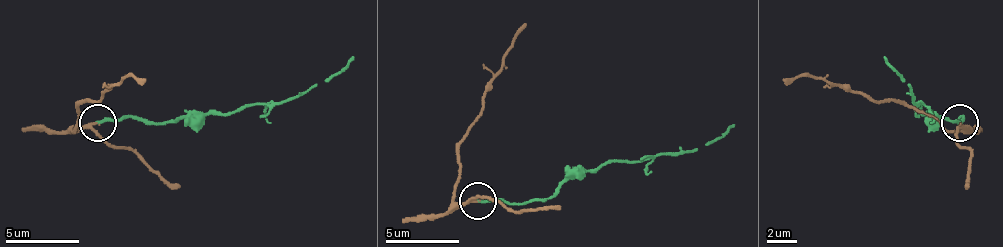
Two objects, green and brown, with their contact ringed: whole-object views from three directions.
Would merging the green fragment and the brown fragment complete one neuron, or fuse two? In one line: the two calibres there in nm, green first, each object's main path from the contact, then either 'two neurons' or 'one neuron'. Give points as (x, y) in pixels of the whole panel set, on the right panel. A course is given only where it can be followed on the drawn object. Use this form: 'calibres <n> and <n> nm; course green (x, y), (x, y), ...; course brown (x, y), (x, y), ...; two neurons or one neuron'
calibres 220 and 170 nm; course green (960, 122), (924, 114), (901, 77), (883, 55); course brown (960, 122), (957, 133), (905, 107), (846, 92), (820, 77), (783, 81); one neuron

